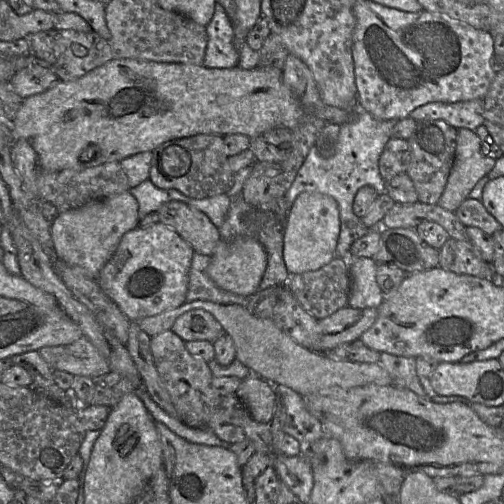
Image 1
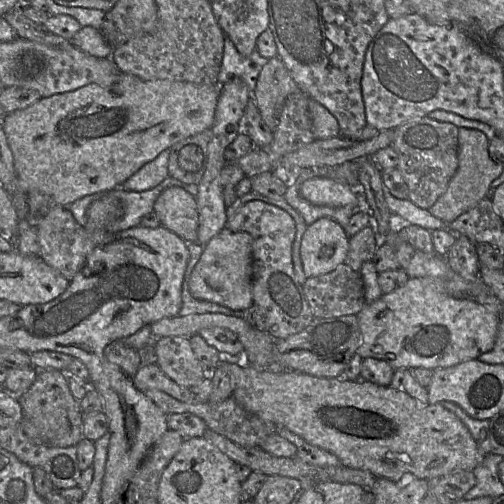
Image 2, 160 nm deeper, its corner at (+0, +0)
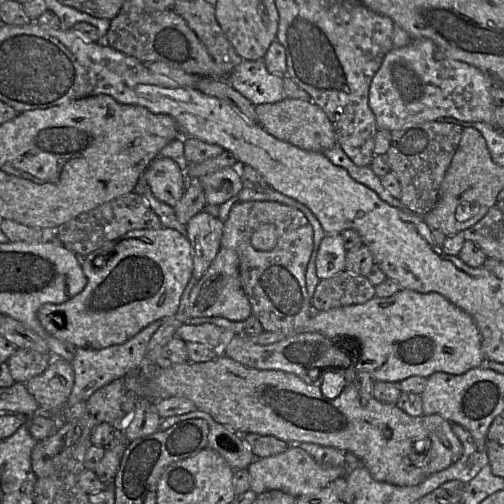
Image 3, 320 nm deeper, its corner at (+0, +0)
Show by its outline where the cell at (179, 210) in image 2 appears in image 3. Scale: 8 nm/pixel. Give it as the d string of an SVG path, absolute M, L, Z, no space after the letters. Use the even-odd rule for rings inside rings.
M159 155L145 169L144 177L152 195L175 207L185 193L186 175L170 158Z

